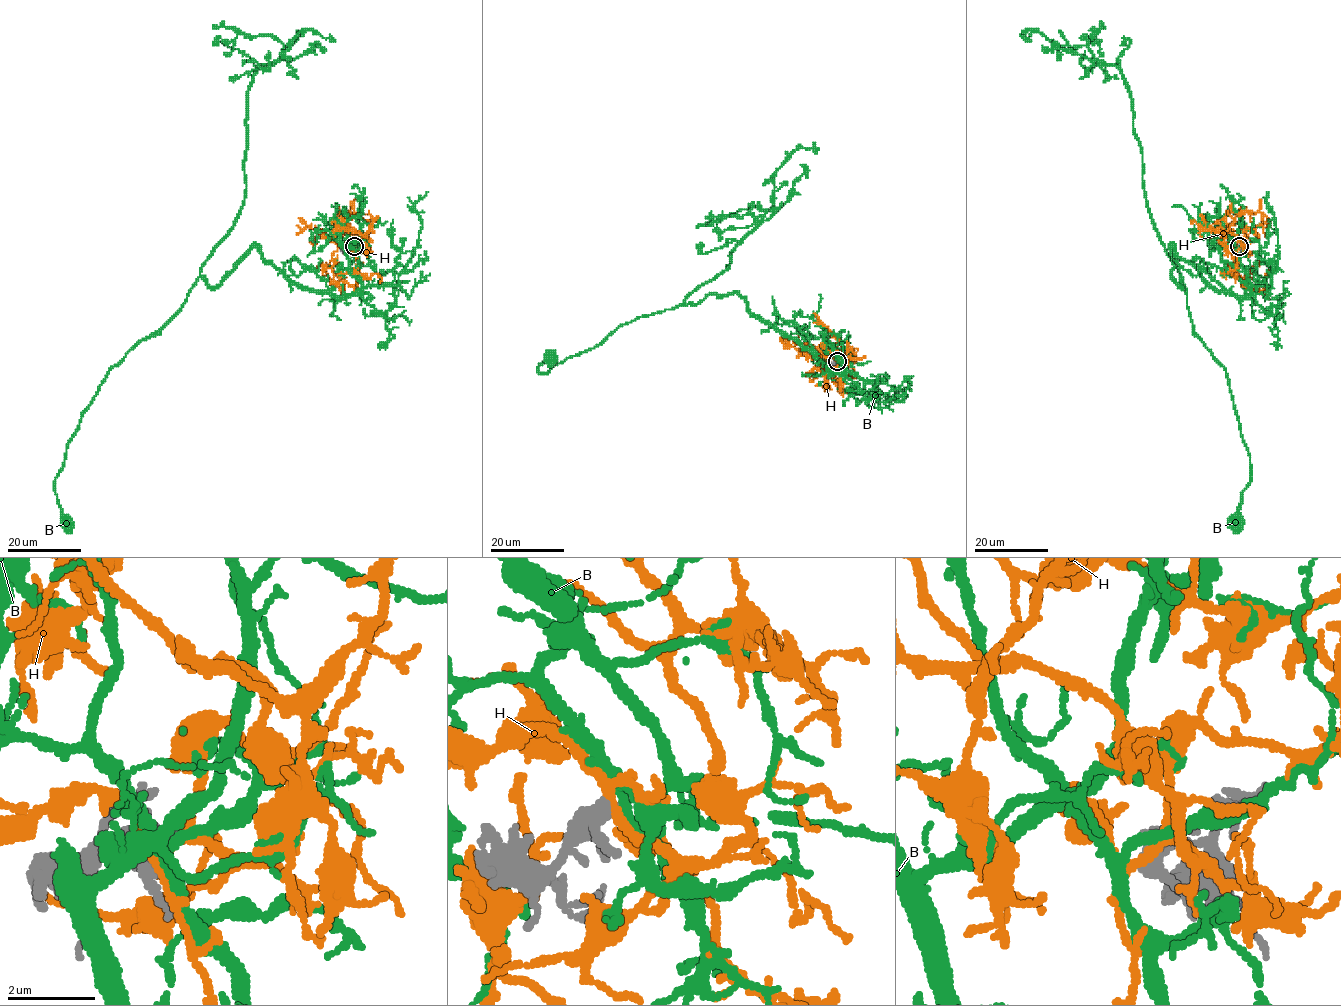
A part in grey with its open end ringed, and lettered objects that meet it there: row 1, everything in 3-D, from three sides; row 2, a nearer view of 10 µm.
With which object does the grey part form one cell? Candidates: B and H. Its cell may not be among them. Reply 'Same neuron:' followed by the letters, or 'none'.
Same neuron: none

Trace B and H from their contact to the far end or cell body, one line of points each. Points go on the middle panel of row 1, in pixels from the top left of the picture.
B: (837, 361), (845, 371), (831, 371), (733, 292), (619, 325), (601, 343), (539, 373), (551, 359)
H: (837, 361), (848, 363), (839, 348), (827, 341), (829, 358), (821, 362), (831, 370), (833, 382), (862, 393)

